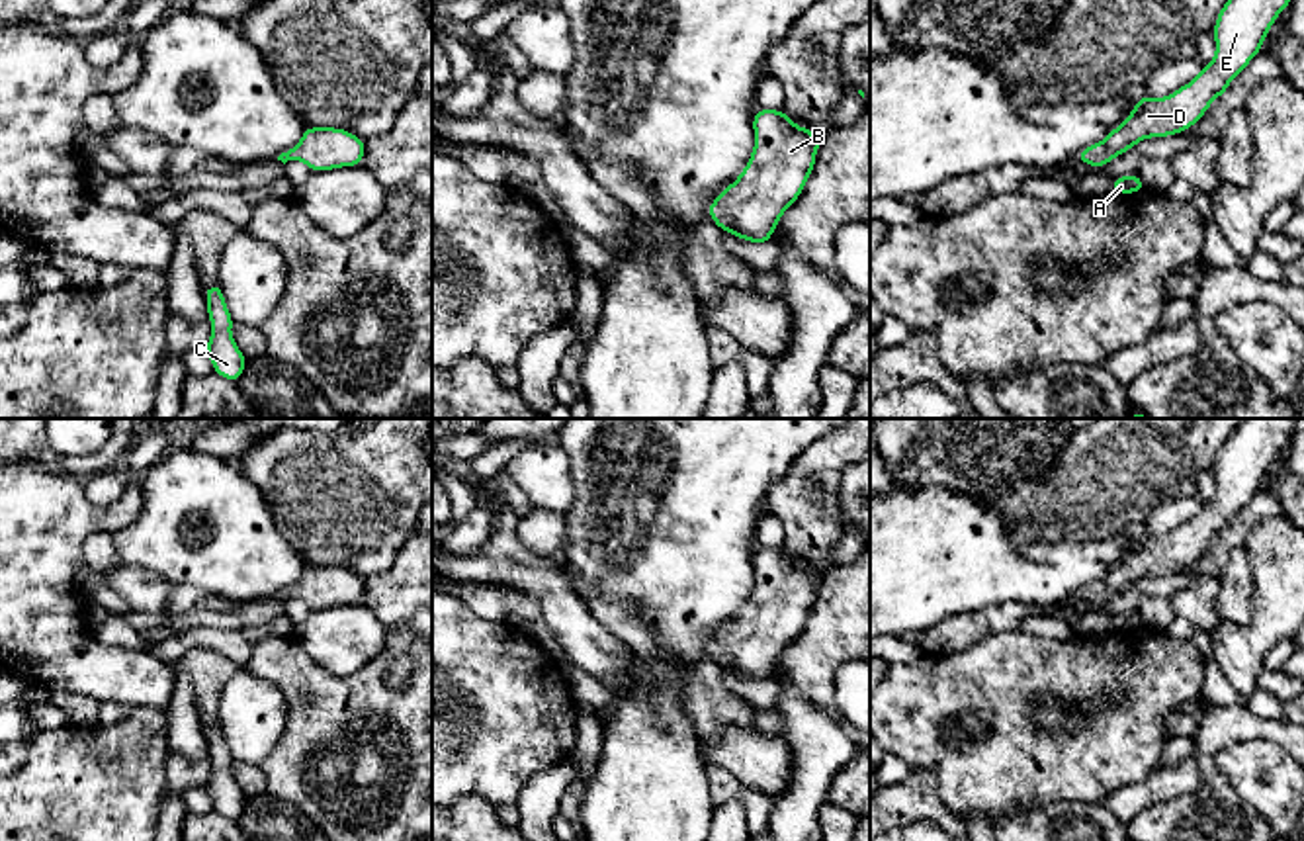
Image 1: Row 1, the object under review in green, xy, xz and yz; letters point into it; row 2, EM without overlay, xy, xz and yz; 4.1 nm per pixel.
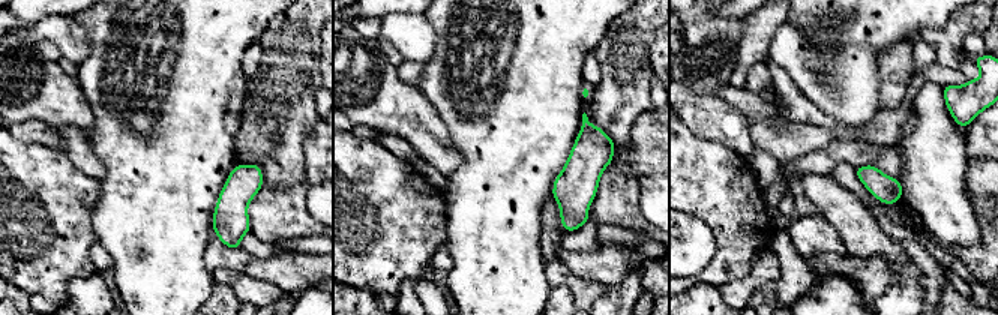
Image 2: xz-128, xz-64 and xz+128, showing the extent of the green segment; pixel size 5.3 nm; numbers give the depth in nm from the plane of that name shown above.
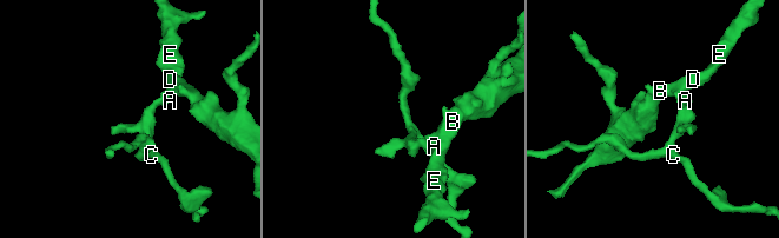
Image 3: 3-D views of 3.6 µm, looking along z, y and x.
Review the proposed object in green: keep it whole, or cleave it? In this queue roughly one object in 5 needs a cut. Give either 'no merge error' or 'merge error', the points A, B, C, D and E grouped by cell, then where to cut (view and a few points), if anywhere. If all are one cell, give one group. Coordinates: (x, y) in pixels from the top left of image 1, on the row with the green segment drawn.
no merge error; A B C D E; no cut

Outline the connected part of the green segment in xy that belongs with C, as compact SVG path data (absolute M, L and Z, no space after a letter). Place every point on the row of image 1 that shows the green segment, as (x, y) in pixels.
M219 282L203 289L207 299L207 317L211 319L211 338L203 348L211 358L213 372L229 381L239 381L246 358L231 336L233 317L227 309Z

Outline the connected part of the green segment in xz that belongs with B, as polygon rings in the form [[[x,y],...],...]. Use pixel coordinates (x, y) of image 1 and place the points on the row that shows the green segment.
[[[757,110],[753,115],[755,149],[737,180],[723,188],[708,205],[708,217],[743,241],[761,244],[772,241],[782,213],[800,198],[815,166],[821,137],[796,125],[782,110]]]

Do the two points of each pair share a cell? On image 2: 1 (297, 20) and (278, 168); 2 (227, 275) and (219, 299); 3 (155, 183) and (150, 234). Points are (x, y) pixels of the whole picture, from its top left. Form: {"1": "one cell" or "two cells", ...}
{"1": "one cell", "2": "two cells", "3": "one cell"}

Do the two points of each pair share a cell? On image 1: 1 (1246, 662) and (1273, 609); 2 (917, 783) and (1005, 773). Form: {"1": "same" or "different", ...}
{"1": "same", "2": "different"}

